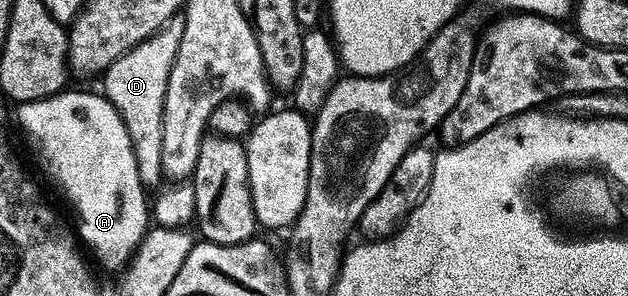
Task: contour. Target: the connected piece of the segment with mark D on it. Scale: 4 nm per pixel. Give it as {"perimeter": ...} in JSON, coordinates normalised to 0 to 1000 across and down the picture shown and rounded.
{"perimeter":[[[282,57],[244,132],[234,132],[231,145],[201,179],[162,257],[164,318],[182,355],[201,422],[220,544],[223,608],[236,639],[248,628],[253,635],[258,618],[258,422],[264,301],[271,287],[271,247],[277,233],[291,122],[293,68]]]}

